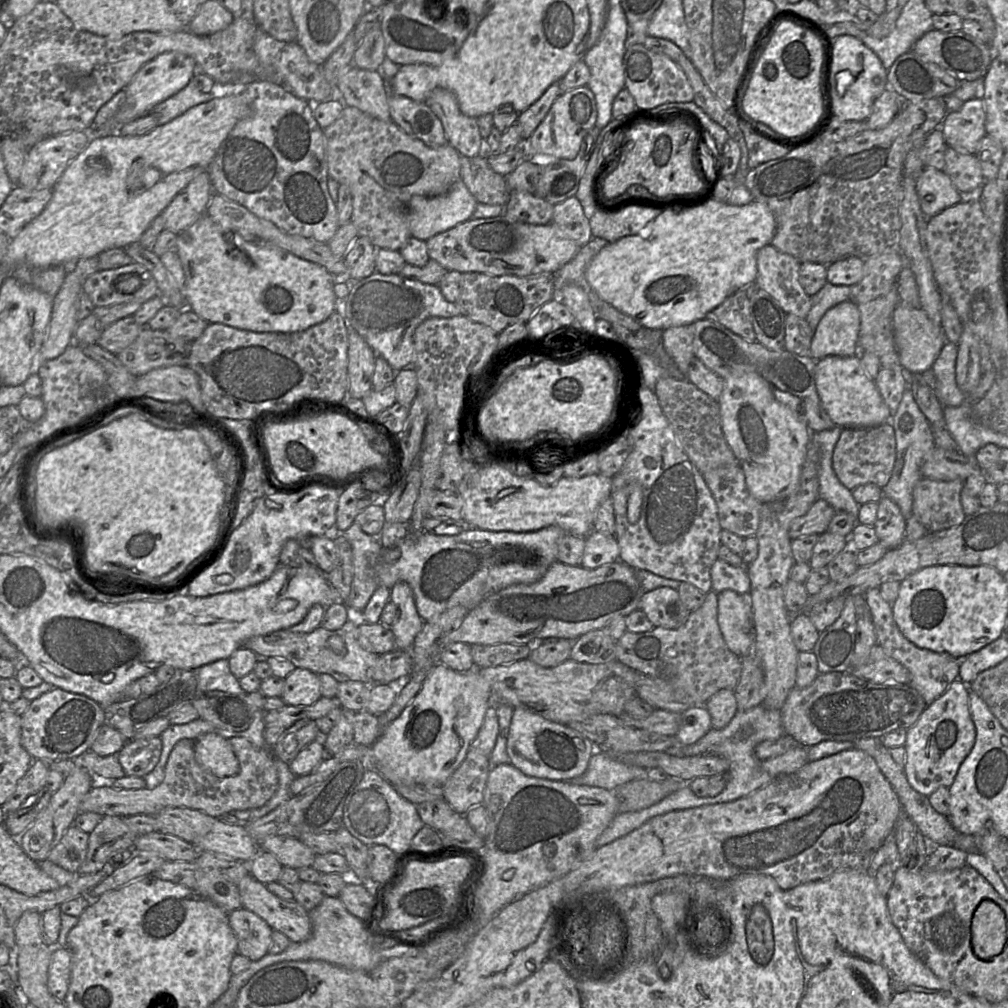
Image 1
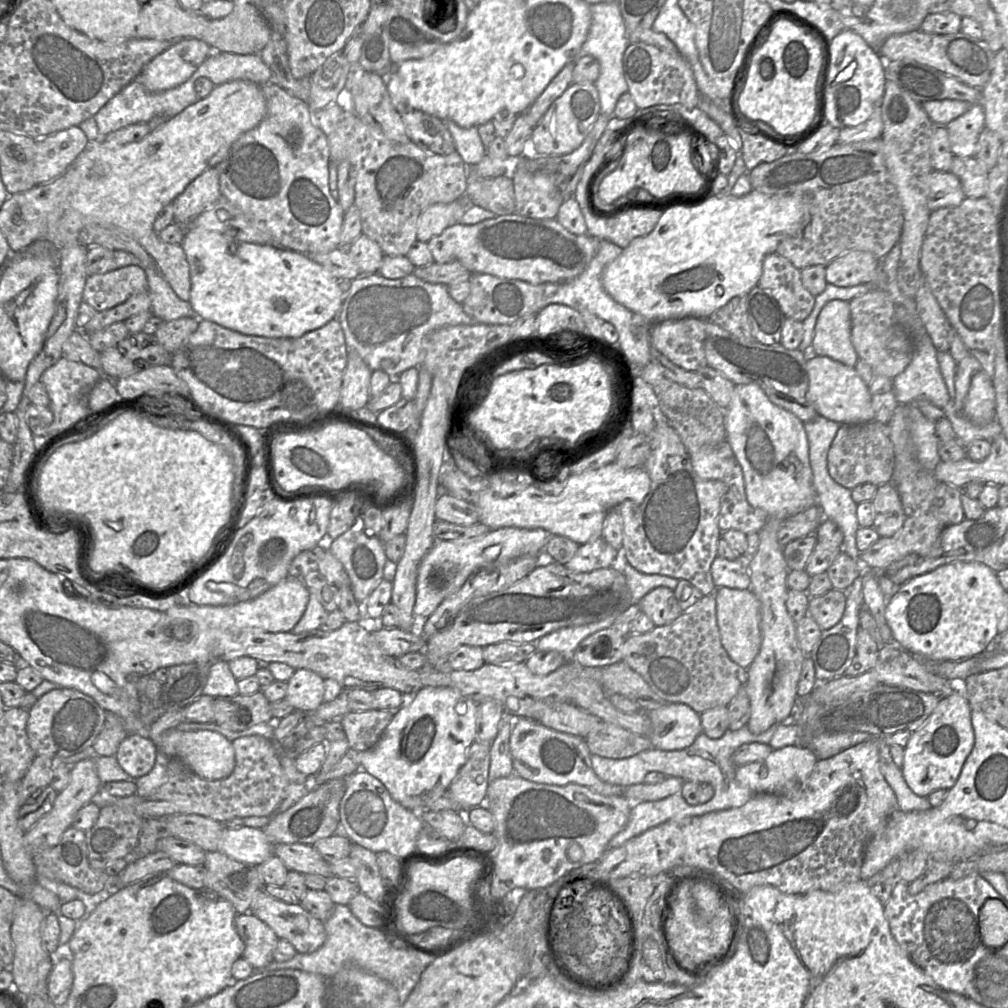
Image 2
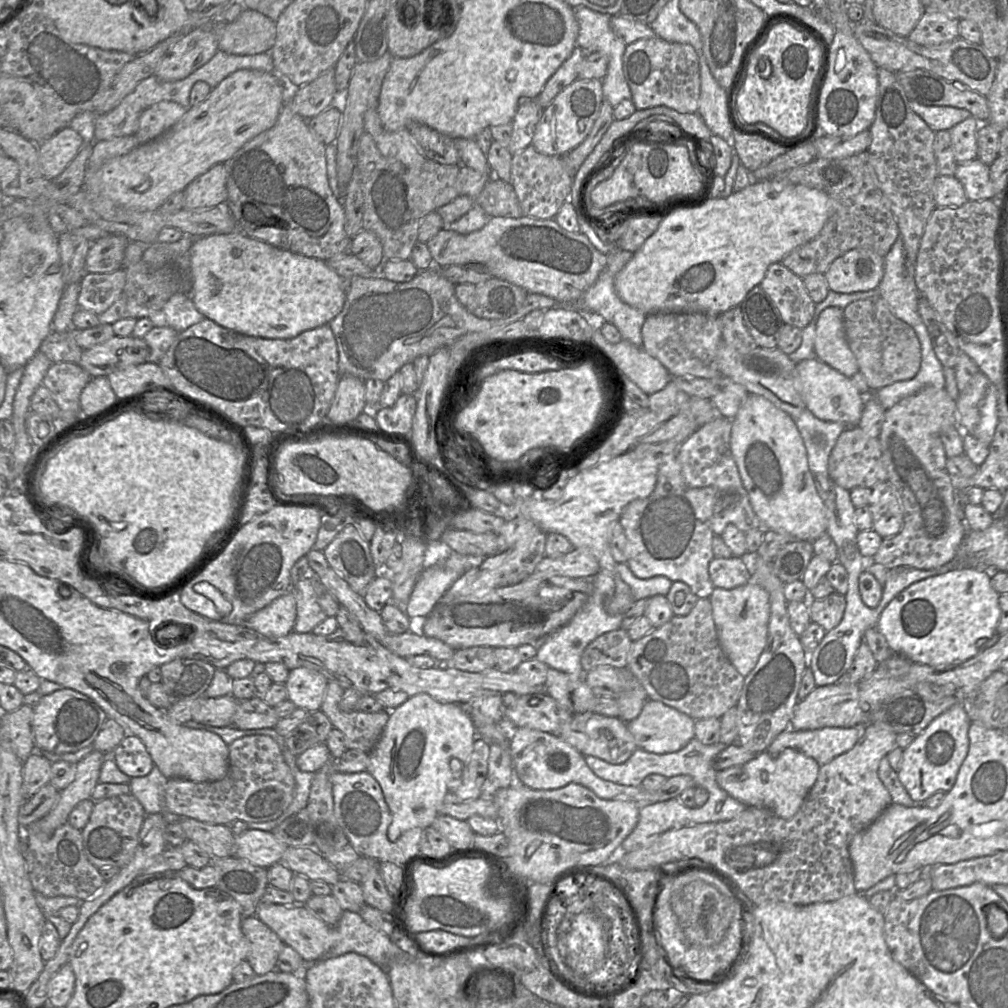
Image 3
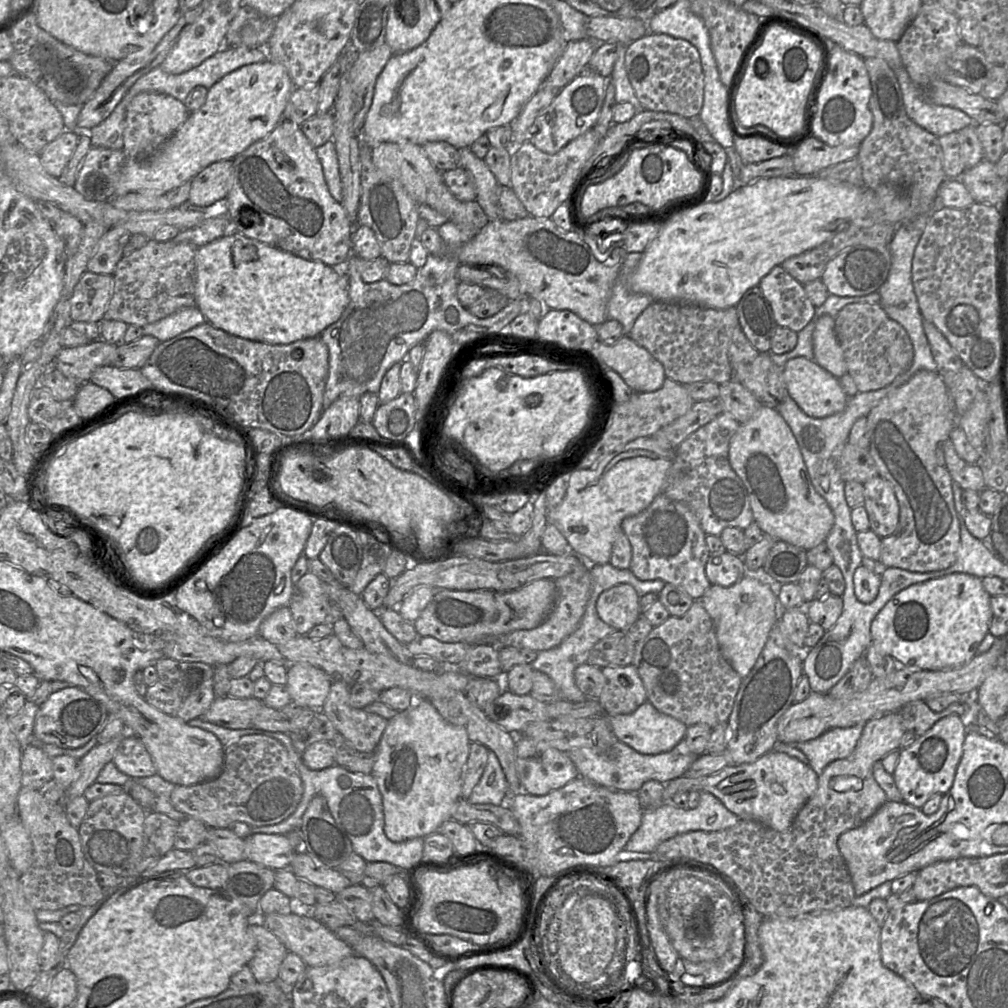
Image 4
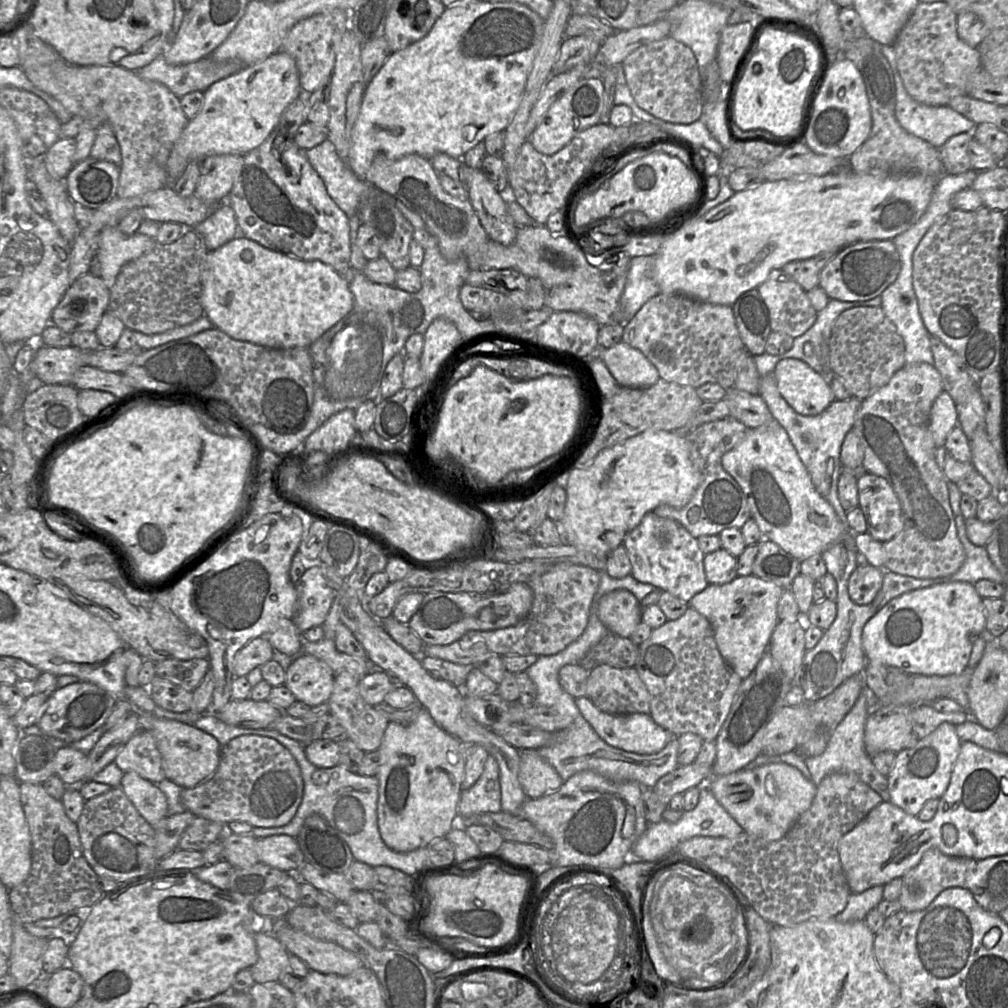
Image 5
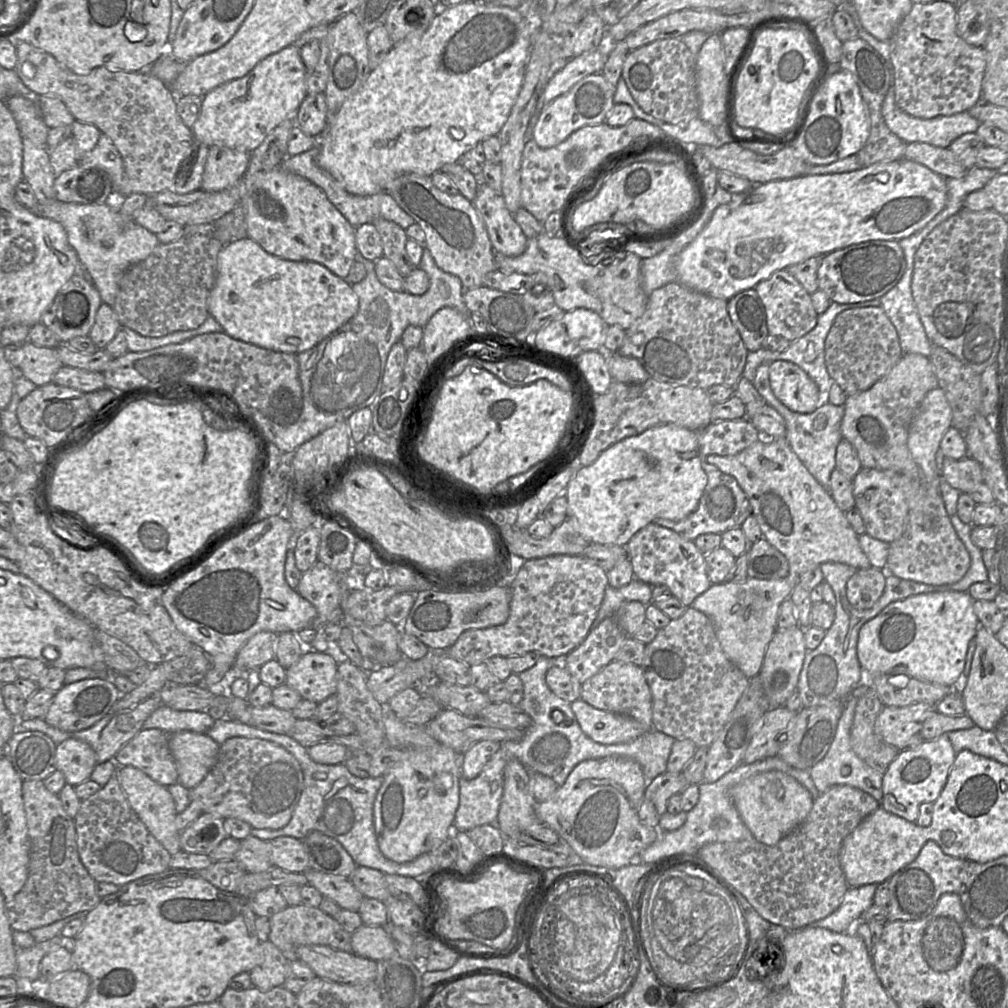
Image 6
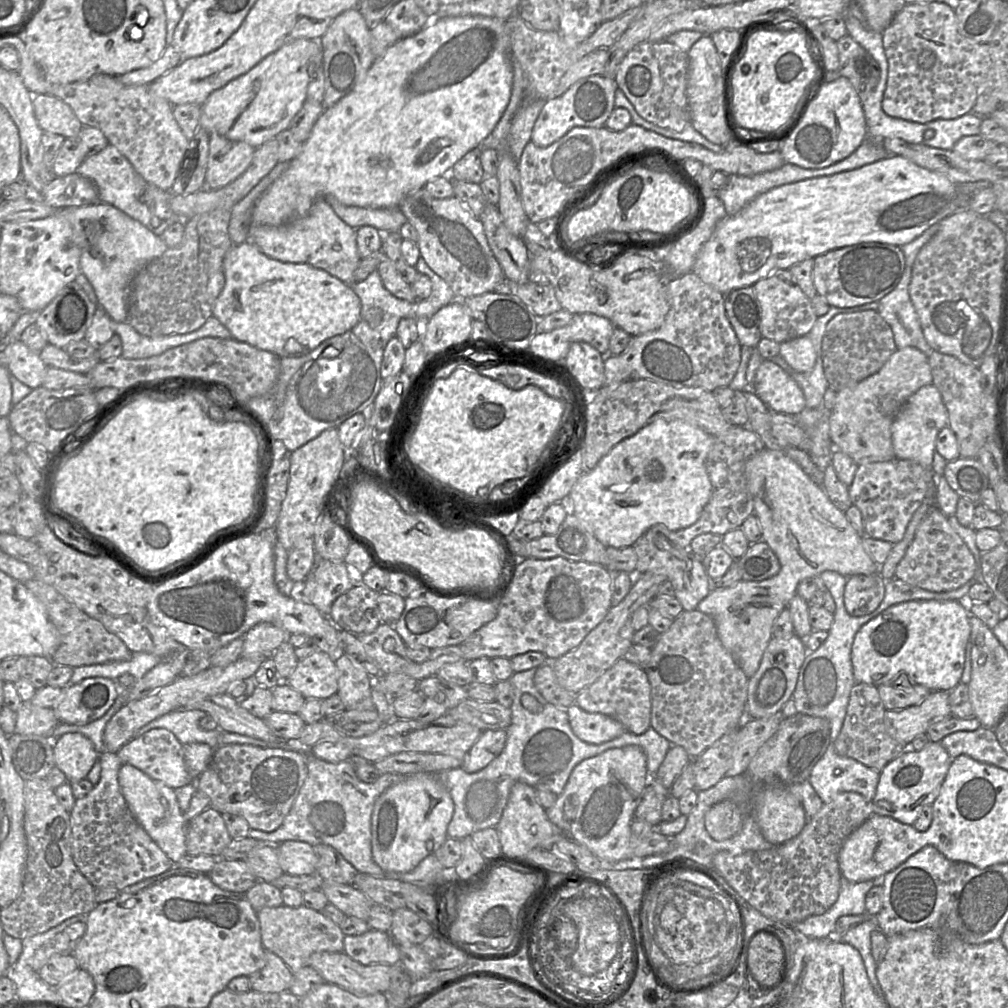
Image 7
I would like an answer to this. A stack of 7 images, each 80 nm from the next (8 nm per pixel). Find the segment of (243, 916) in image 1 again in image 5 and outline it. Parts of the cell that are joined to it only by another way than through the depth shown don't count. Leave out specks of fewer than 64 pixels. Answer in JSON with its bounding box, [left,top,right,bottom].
[249,932,290,983]

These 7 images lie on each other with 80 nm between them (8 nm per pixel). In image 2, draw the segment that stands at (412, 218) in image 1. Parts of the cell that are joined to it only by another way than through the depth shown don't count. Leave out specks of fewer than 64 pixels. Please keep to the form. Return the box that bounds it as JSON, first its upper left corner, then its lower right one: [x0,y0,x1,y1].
[417,195,471,242]

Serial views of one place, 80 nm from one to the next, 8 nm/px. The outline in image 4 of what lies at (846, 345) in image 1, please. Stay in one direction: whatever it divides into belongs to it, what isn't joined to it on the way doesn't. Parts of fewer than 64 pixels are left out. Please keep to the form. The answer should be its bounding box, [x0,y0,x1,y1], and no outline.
[813,314,847,378]

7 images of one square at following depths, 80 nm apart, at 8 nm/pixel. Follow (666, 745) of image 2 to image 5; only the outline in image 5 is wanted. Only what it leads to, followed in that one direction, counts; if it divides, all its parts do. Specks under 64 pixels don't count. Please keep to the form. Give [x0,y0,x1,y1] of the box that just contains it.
[575,696,677,754]

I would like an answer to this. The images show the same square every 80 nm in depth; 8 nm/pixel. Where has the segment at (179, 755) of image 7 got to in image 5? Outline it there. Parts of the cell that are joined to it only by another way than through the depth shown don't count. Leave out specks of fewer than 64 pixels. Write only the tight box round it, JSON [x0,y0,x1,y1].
[114,730,166,783]

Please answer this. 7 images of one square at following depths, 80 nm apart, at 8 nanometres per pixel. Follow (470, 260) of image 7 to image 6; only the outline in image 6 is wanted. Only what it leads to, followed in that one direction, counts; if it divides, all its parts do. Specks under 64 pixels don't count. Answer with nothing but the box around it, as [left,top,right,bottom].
[385,173,496,291]

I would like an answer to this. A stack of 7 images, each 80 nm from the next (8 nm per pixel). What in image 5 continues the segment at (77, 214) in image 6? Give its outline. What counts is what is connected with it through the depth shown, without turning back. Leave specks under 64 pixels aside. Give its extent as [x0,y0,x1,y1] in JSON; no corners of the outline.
[95,226,156,290]

